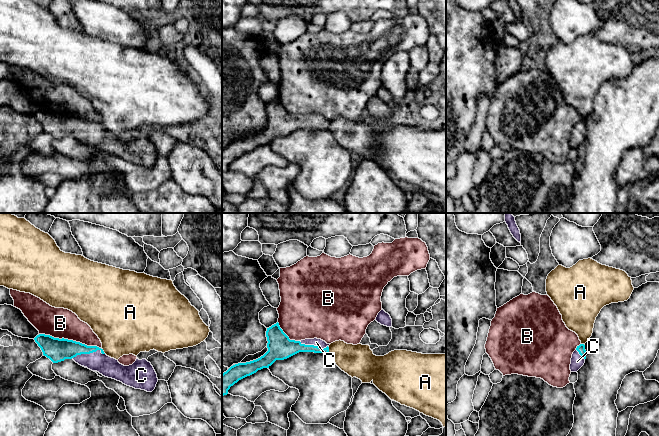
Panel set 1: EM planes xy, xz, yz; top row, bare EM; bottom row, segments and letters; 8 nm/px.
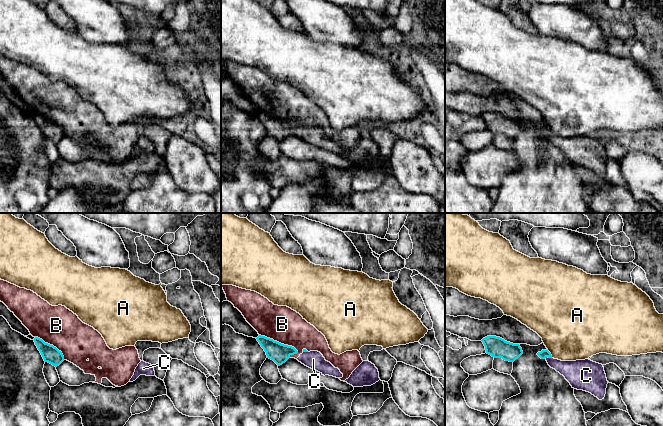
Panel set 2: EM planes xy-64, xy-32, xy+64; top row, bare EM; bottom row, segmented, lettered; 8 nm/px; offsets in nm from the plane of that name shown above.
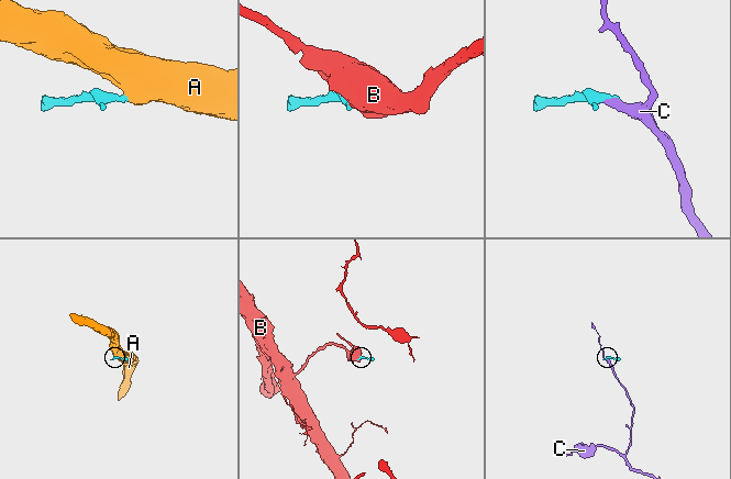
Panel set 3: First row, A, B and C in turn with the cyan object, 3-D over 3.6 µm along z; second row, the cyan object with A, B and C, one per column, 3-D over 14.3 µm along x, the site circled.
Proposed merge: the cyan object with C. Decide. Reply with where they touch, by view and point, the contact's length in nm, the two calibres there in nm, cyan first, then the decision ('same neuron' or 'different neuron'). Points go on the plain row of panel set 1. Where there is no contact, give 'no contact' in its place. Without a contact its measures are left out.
xy (87, 129) | 280 nm | 190/160 nm | same neuron

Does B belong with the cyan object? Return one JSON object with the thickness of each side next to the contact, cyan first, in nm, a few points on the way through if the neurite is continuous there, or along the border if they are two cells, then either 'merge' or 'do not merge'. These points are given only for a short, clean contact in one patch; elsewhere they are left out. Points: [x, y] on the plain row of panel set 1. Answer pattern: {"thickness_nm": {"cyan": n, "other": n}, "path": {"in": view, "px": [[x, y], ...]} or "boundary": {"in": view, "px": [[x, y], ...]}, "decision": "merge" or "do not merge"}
{"thickness_nm": {"cyan": 190, "other": 240}, "decision": "do not merge"}

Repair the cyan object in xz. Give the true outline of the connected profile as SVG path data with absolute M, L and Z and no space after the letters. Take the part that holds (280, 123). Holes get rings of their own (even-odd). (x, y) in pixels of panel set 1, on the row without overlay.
M278 98L267 104L266 113L268 127L263 132L250 138L235 140L222 150L222 172L227 171L230 163L239 156L258 146L269 144L276 136L287 135L299 128L329 128L330 120L321 115L290 116Z

